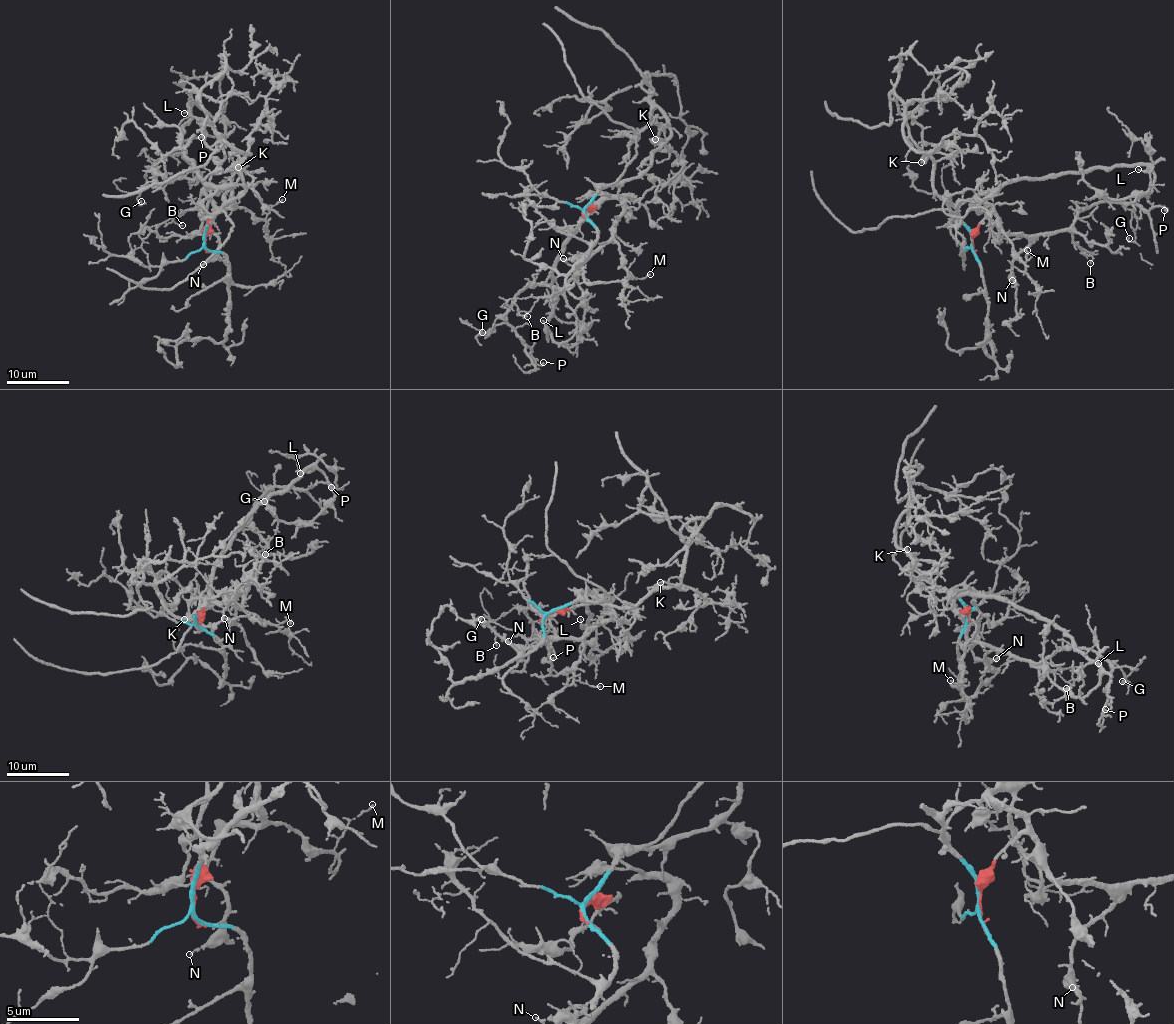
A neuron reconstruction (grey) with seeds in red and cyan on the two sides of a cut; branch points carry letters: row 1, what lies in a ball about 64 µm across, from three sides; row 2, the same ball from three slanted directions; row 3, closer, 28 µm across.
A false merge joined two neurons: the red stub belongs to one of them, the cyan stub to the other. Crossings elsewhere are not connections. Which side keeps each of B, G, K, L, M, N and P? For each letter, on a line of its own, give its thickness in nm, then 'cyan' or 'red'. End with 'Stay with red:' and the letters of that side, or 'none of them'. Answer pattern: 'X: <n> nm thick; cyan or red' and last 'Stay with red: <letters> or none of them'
B: 80 nm thick; red
G: 130 nm thick; red
K: 110 nm thick; cyan
L: 110 nm thick; red
M: 90 nm thick; red
N: 170 nm thick; red
P: 140 nm thick; red
Stay with red: B, G, L, M, N, P

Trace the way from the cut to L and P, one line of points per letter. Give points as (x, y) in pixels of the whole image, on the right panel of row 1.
L: (971, 244), (973, 229), (985, 216), (986, 200), (1004, 184), (1109, 169), (1113, 165), (1147, 167), (1137, 169)
P: (971, 244), (985, 216), (980, 194), (1004, 230), (1029, 237), (1061, 232), (1102, 201), (1164, 209)

